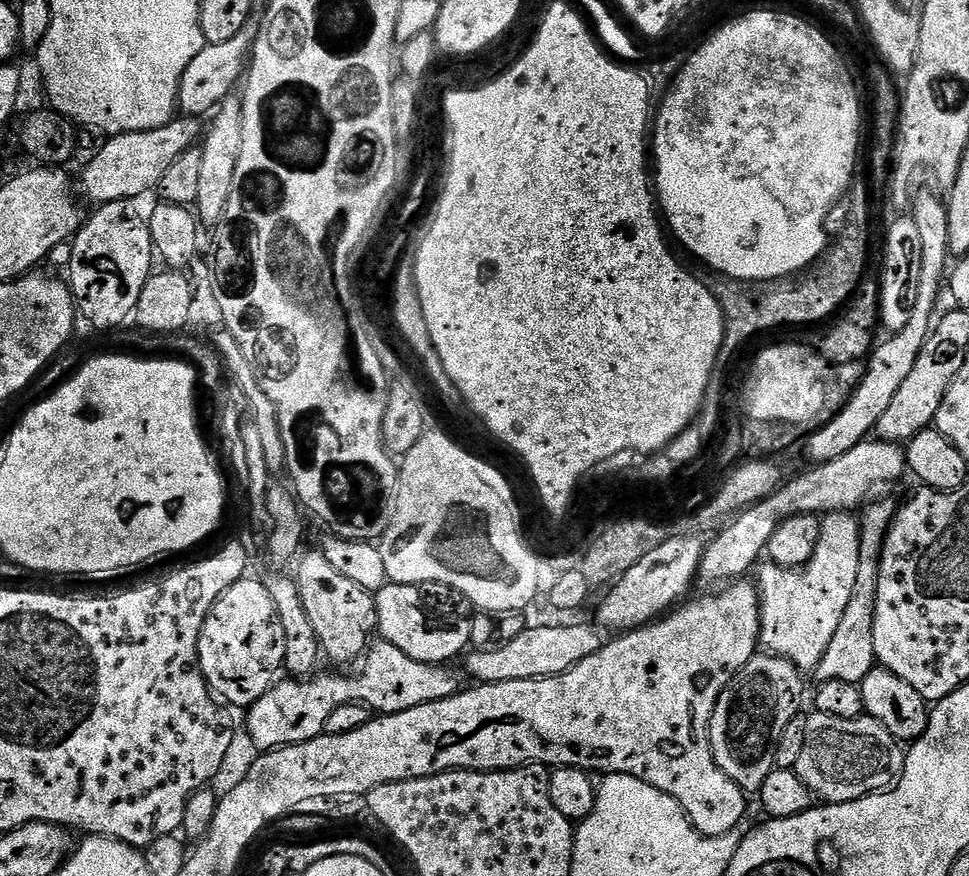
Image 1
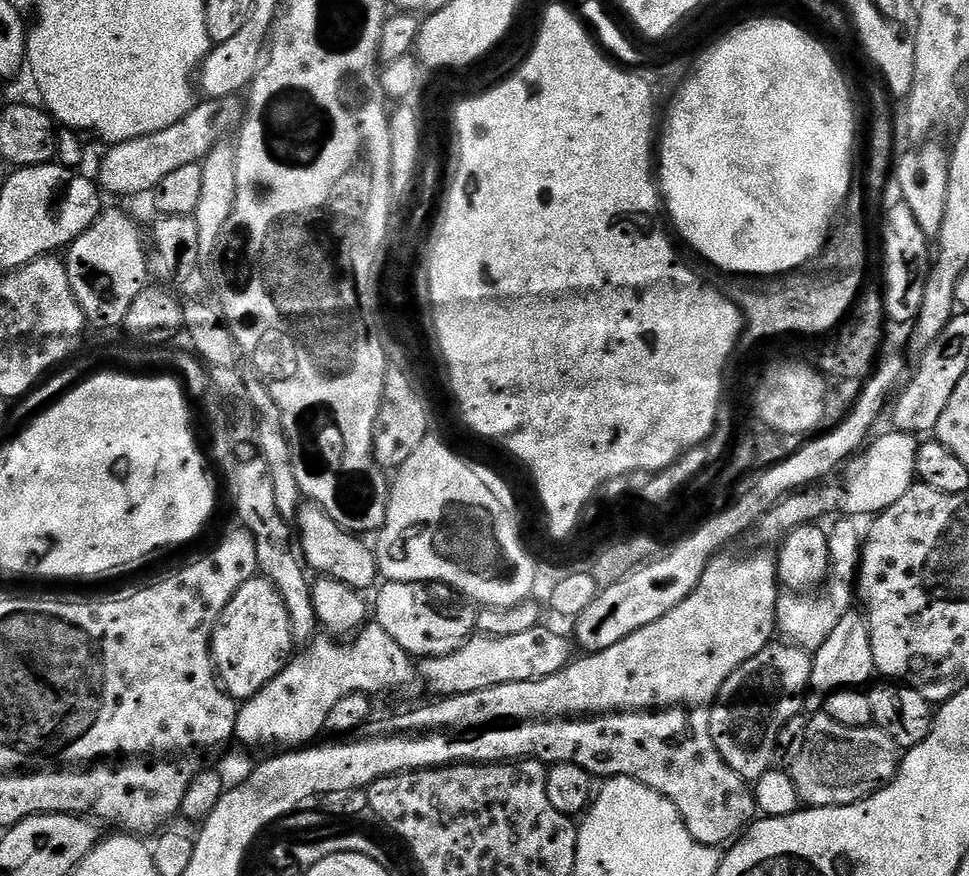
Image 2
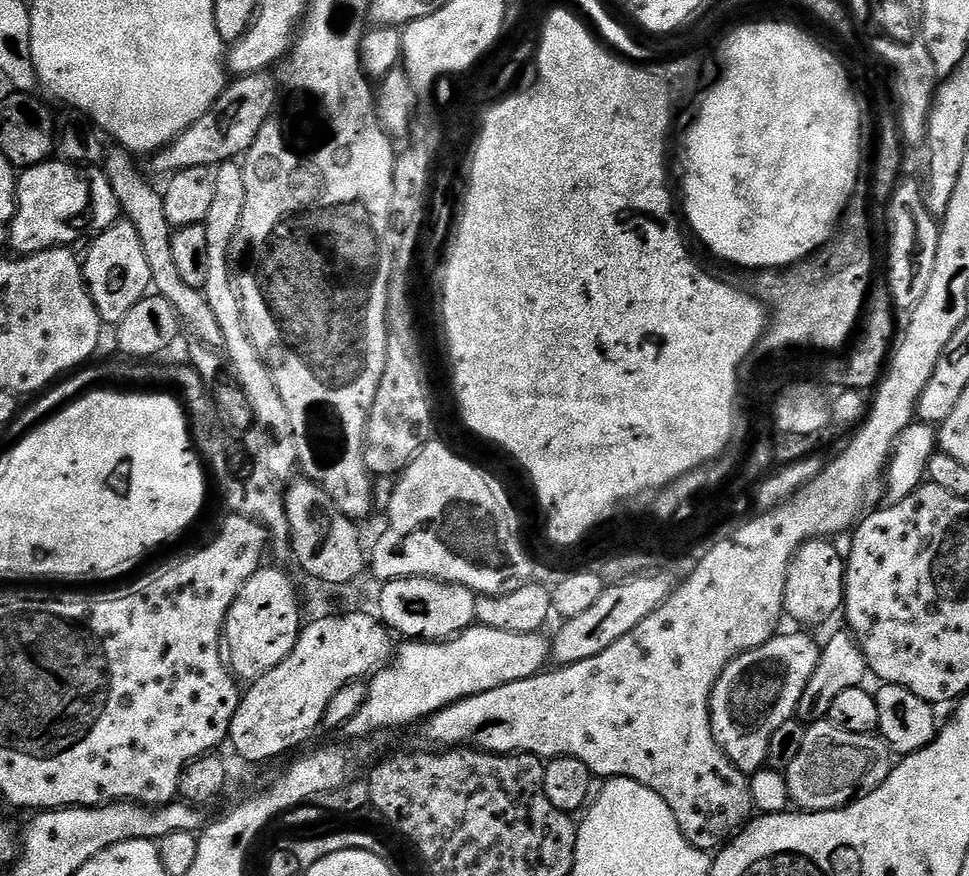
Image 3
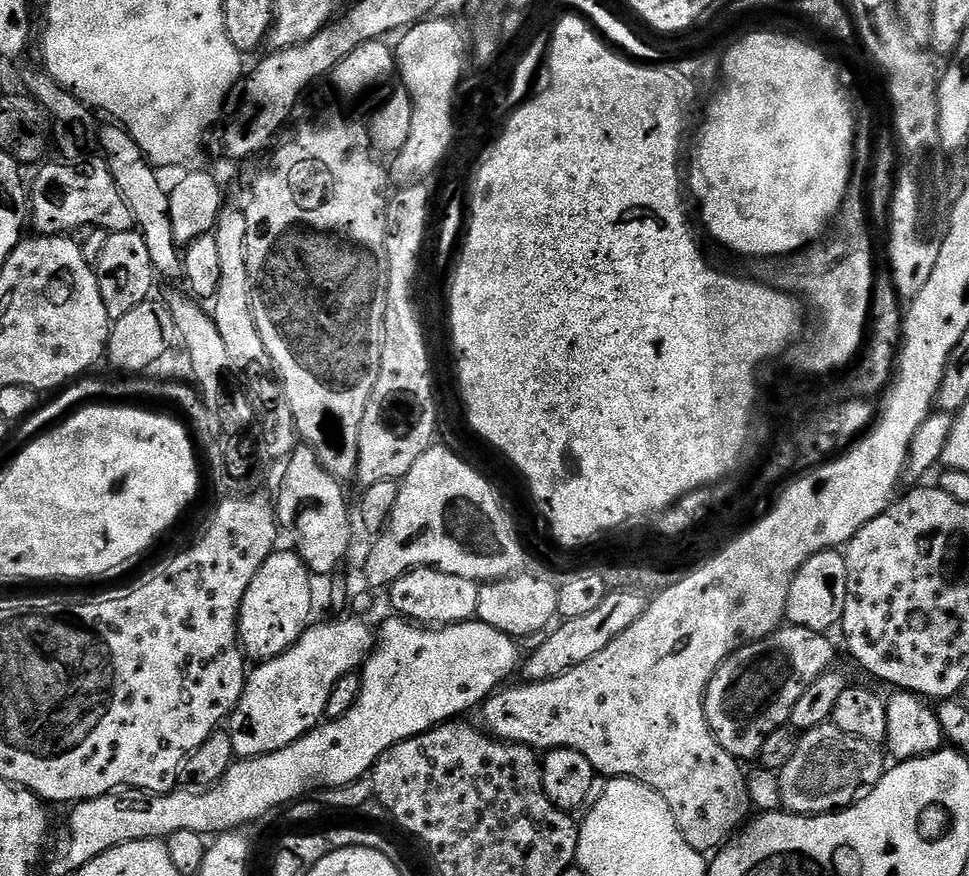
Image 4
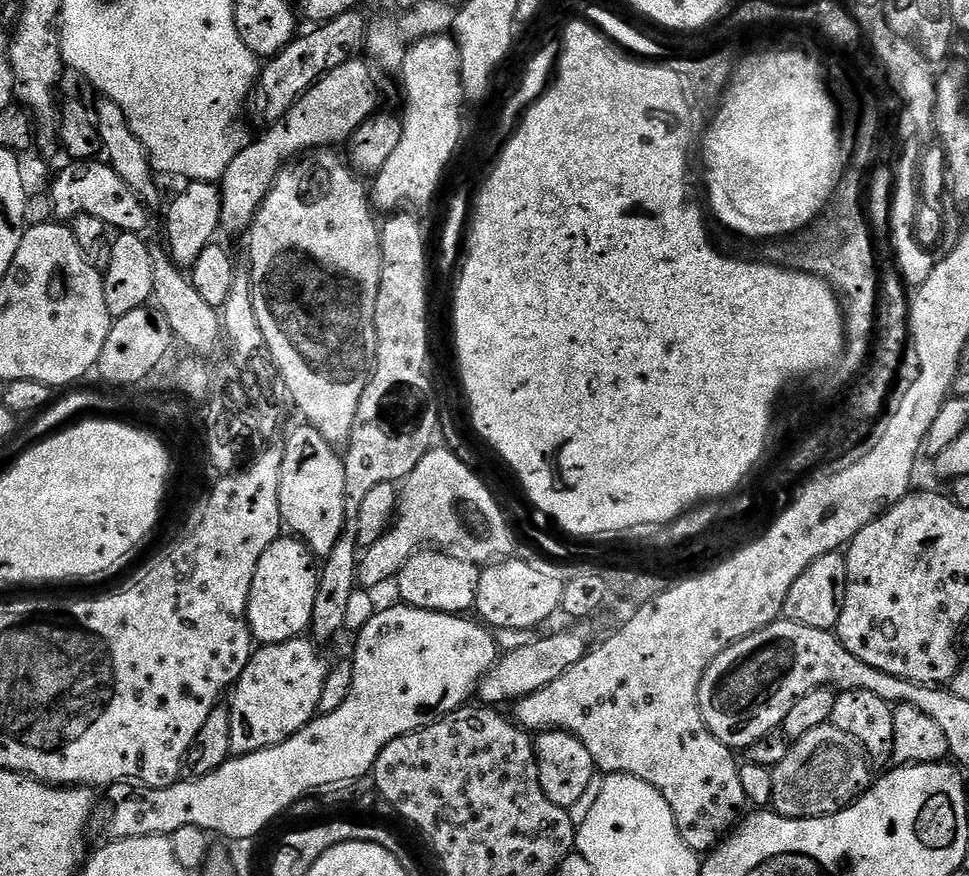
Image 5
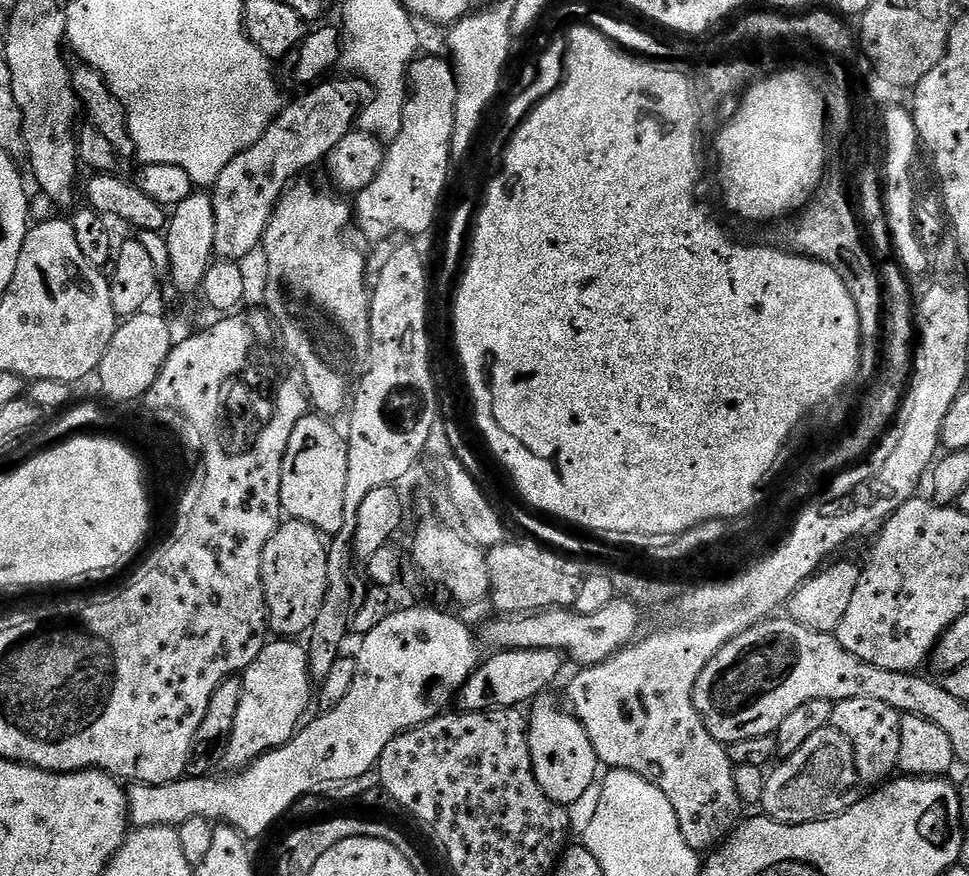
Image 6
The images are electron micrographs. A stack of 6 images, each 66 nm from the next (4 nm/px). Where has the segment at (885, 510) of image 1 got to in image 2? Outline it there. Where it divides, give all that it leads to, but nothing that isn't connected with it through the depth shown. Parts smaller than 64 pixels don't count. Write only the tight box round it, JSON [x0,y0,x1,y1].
[804,610,874,714]

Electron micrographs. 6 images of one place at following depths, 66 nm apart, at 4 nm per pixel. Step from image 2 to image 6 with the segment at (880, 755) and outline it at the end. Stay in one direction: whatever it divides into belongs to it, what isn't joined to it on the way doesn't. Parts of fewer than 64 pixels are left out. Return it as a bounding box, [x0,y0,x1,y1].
[762,726,862,824]

